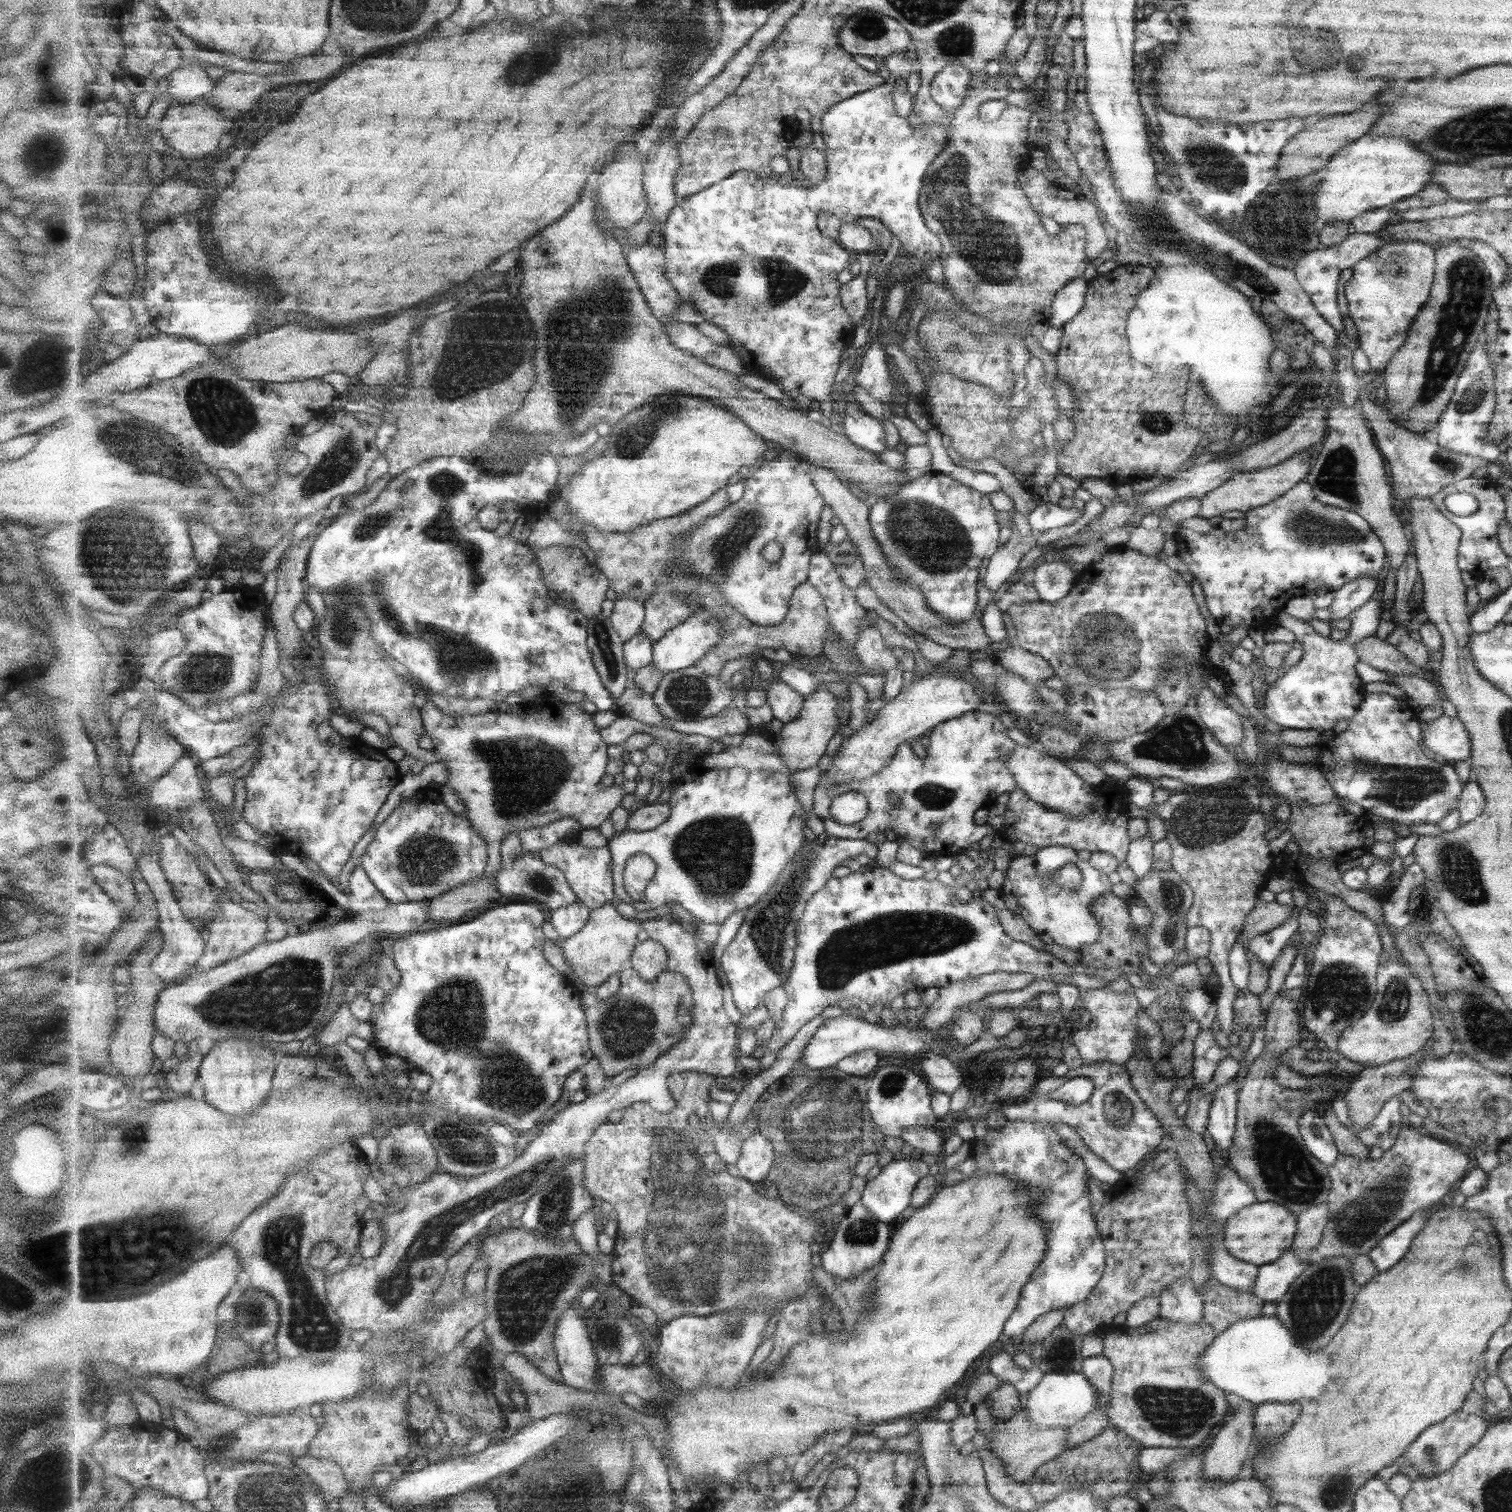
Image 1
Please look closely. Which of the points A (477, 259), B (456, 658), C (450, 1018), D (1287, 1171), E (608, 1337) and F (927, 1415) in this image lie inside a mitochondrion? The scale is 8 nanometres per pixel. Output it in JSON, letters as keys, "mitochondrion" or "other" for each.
{"A":"other","B":"mitochondrion","C":"mitochondrion","D":"mitochondrion","E":"mitochondrion","F":"other"}

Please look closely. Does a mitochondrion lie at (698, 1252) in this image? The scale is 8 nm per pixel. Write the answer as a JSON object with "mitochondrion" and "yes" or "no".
{"mitochondrion":"yes"}

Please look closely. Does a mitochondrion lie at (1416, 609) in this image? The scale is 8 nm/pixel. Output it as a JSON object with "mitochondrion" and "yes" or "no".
{"mitochondrion":"no"}

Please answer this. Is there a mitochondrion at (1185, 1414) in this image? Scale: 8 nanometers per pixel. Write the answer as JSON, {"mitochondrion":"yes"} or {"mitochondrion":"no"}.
{"mitochondrion":"yes"}

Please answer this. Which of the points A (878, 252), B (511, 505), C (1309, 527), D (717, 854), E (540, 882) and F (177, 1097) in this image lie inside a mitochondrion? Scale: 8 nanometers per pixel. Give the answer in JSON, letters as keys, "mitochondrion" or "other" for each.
{"A":"other","B":"other","C":"mitochondrion","D":"mitochondrion","E":"mitochondrion","F":"other"}

